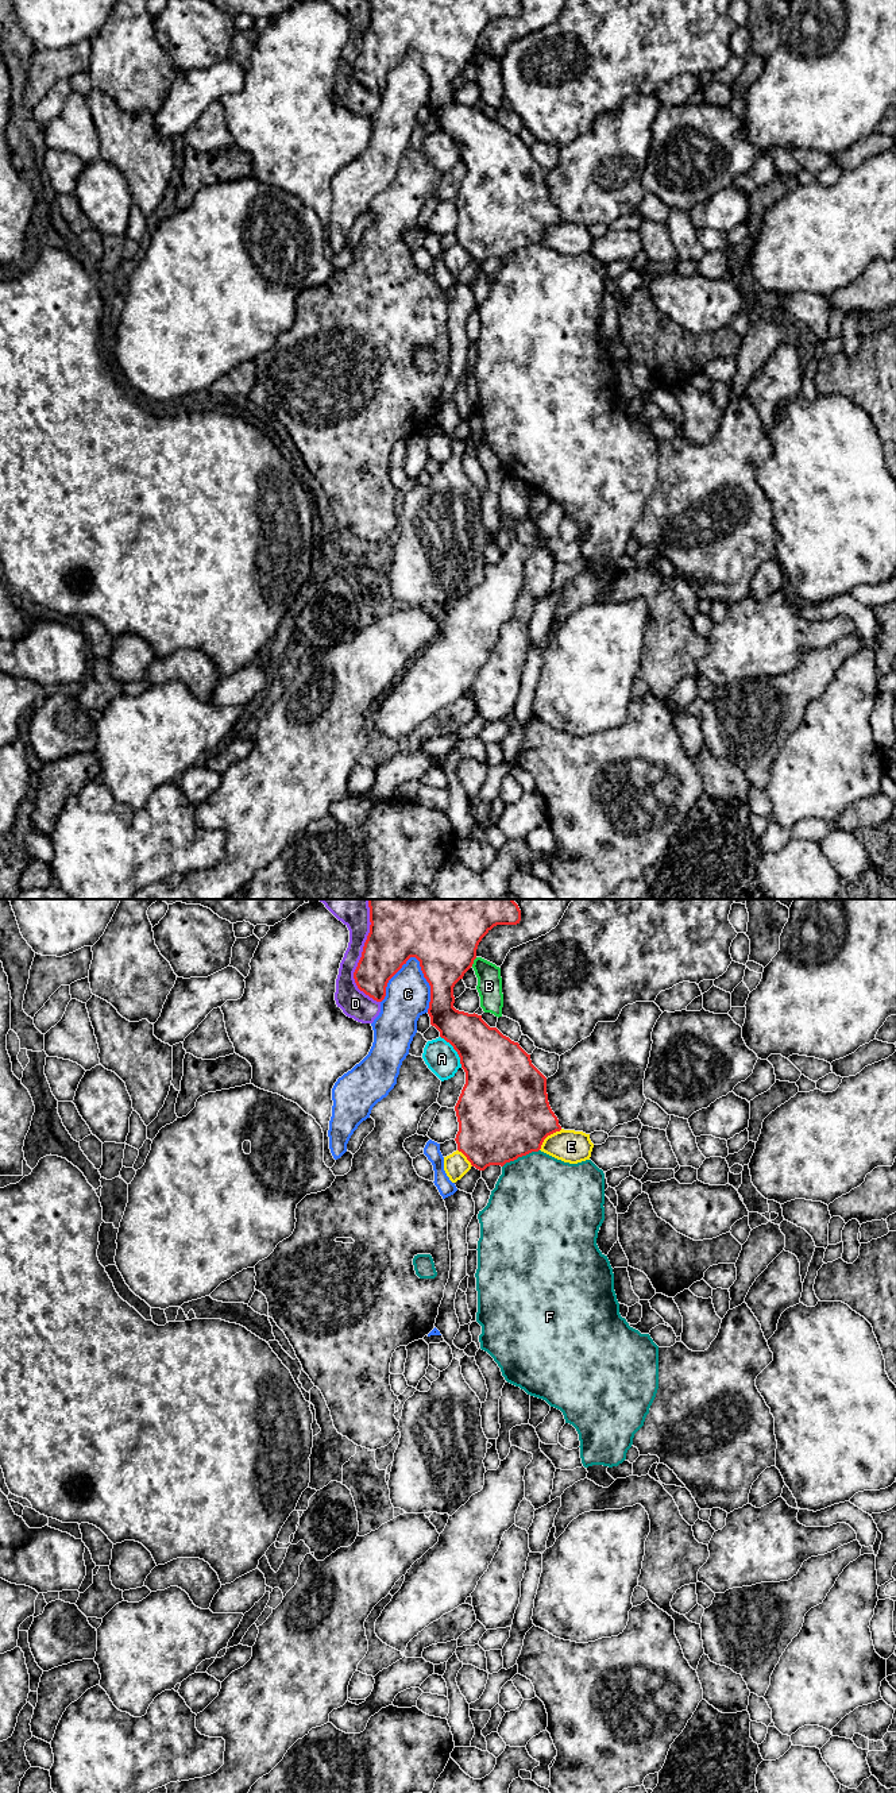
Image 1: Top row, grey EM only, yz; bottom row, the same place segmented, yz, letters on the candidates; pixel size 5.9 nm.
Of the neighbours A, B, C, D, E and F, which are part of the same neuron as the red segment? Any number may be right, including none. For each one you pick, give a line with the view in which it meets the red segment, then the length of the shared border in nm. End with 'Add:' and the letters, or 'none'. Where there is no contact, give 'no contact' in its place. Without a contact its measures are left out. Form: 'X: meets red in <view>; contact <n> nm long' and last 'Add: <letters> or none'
Add: none

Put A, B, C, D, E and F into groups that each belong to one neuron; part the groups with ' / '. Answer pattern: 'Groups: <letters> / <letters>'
Groups: A / B / C / D / E / F

